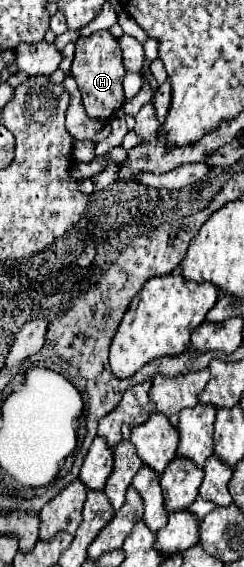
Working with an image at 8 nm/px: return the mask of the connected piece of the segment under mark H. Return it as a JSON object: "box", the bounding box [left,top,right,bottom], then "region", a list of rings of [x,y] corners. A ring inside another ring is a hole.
{"box":[71,32,125,122],"region":[[[93,32],[91,36],[81,36],[75,42],[75,60],[71,66],[71,74],[79,86],[79,92],[83,96],[83,106],[89,118],[107,122],[119,110],[125,102],[123,96],[123,58],[121,58],[121,48],[119,42],[107,32]]]}

